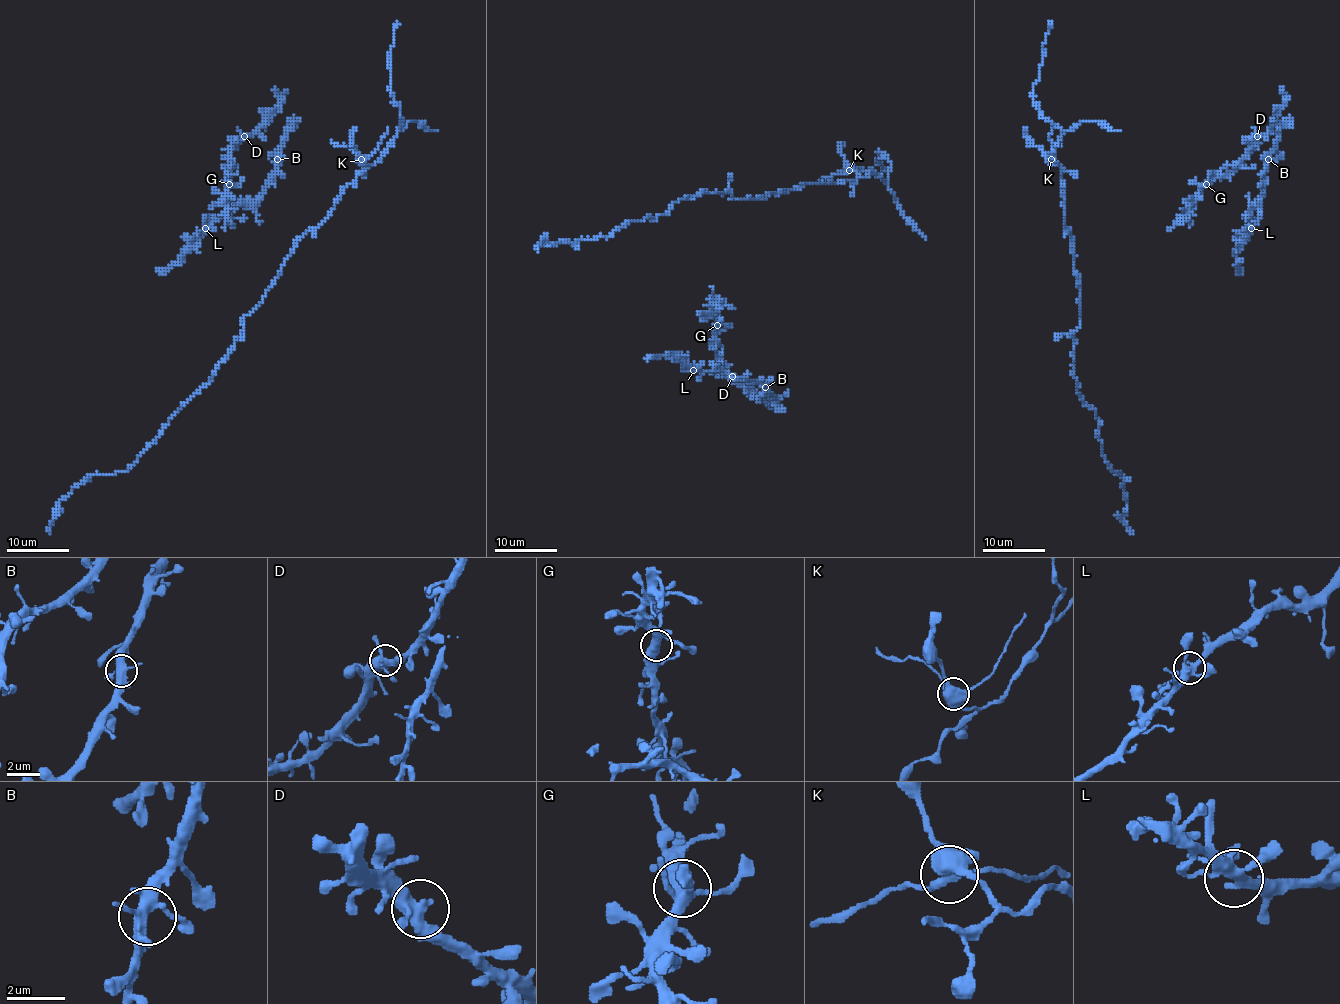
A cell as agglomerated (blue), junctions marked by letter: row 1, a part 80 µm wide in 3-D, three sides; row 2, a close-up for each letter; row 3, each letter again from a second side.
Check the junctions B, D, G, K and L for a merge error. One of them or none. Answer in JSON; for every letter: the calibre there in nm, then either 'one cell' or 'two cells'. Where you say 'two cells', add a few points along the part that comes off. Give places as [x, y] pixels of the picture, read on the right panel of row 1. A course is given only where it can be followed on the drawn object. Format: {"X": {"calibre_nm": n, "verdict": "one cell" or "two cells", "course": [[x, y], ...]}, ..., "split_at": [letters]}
{"B": {"calibre_nm": 400, "verdict": "one cell"}, "D": {"calibre_nm": 400, "verdict": "one cell"}, "G": {"calibre_nm": 400, "verdict": "one cell"}, "K": {"calibre_nm": 460, "verdict": "two cells", "course": [[1051, 159], [1049, 133], [1053, 128]]}, "L": {"calibre_nm": 360, "verdict": "one cell"}, "split_at": ["K"]}

